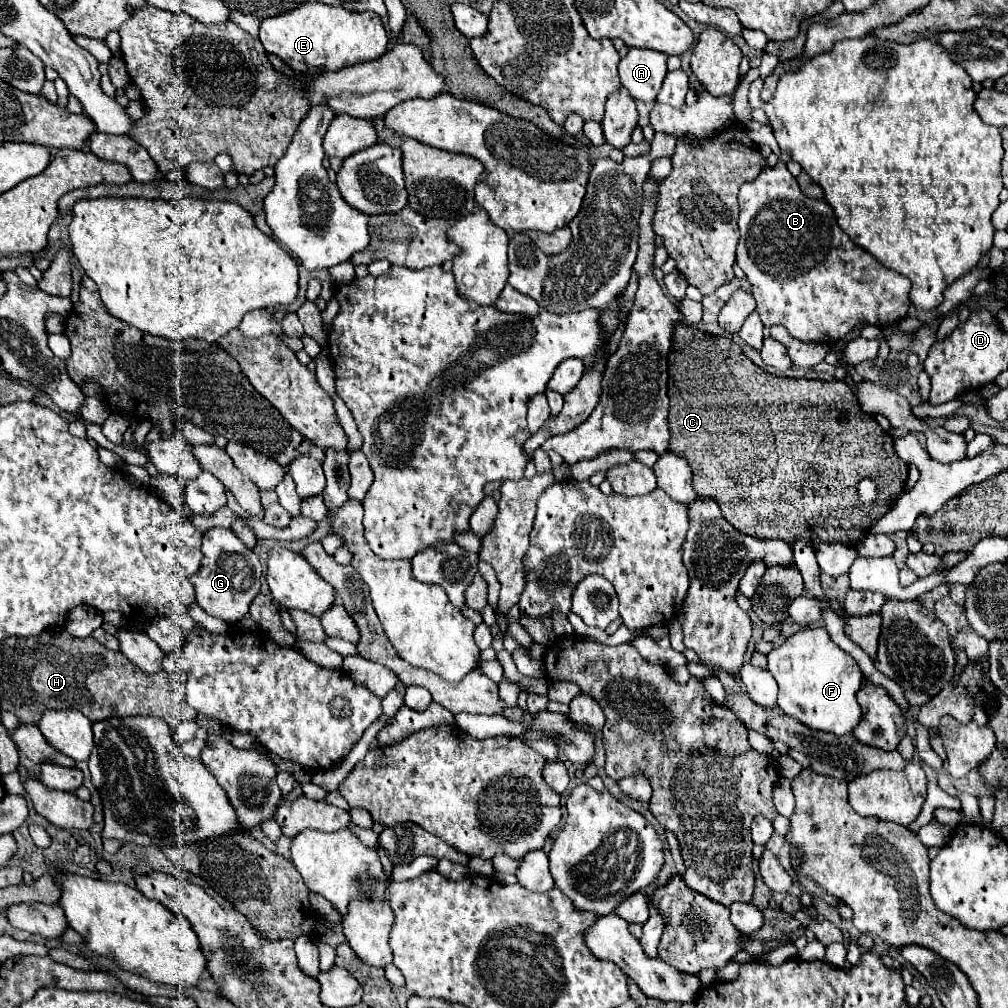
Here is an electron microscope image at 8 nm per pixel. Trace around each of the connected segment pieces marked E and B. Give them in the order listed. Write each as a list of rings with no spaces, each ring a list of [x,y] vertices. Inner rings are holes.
[[[307,2],[291,12],[267,18],[261,22],[261,44],[267,52],[279,56],[293,72],[319,68],[327,72],[345,66],[377,60],[385,54],[389,34],[381,18],[373,12],[349,12],[341,6],[323,2]]]
[[[779,162],[775,168],[765,168],[755,180],[743,184],[741,190],[739,190],[739,208],[741,208],[741,214],[739,214],[739,234],[741,234],[741,240],[739,240],[739,246],[737,246],[737,264],[745,272],[747,282],[751,284],[751,294],[753,294],[753,298],[757,302],[755,310],[757,310],[757,314],[761,316],[761,320],[763,320],[763,324],[767,328],[771,328],[771,326],[785,326],[787,332],[793,338],[801,340],[801,342],[827,344],[827,342],[835,342],[835,340],[847,336],[857,324],[871,324],[871,326],[877,326],[877,328],[885,328],[885,326],[899,324],[907,316],[907,310],[909,310],[909,296],[907,296],[909,294],[909,280],[905,276],[901,276],[899,272],[885,268],[869,252],[865,252],[861,246],[853,244],[851,238],[837,224],[835,212],[833,212],[833,208],[827,202],[811,200],[805,194],[801,194],[801,190],[797,188],[797,180],[789,174],[789,170],[785,168],[785,162]]]

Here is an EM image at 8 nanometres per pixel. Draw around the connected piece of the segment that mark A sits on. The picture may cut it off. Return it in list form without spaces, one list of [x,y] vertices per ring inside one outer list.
[[[631,48],[625,58],[619,62],[619,78],[621,86],[631,94],[633,100],[653,104],[661,84],[667,74],[667,56],[643,50],[643,48]]]

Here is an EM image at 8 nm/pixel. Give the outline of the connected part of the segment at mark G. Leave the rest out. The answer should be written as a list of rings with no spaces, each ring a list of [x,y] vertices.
[[[209,528],[203,534],[203,560],[191,584],[195,586],[197,604],[211,616],[221,618],[223,622],[237,622],[249,612],[249,604],[259,594],[261,588],[261,564],[259,556],[249,550],[231,530],[227,528]]]

